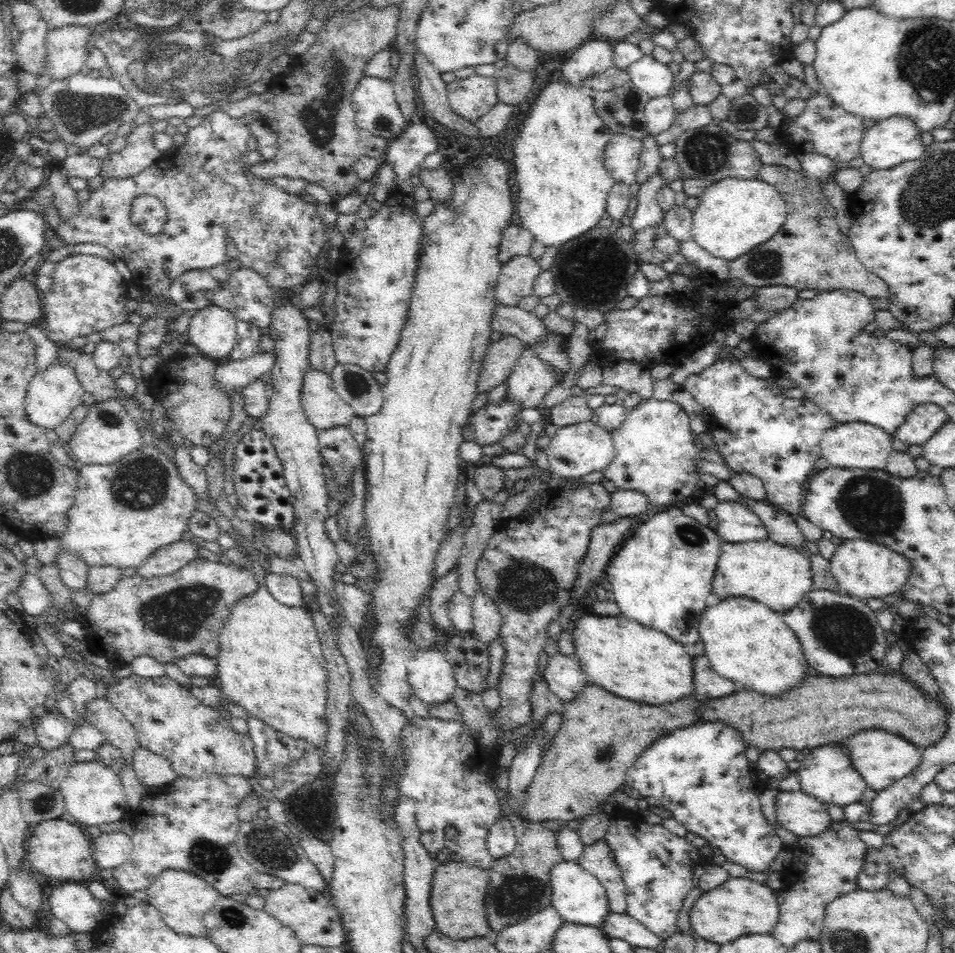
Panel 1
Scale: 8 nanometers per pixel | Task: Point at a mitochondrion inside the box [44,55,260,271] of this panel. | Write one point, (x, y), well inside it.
(81, 113)

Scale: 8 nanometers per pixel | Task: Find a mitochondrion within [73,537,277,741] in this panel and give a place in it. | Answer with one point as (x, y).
(178, 614)

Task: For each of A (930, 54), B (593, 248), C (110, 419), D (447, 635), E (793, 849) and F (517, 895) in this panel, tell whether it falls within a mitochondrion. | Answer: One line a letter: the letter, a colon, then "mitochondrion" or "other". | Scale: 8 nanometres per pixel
A: mitochondrion
B: mitochondrion
C: mitochondrion
D: other
E: other
F: mitochondrion

